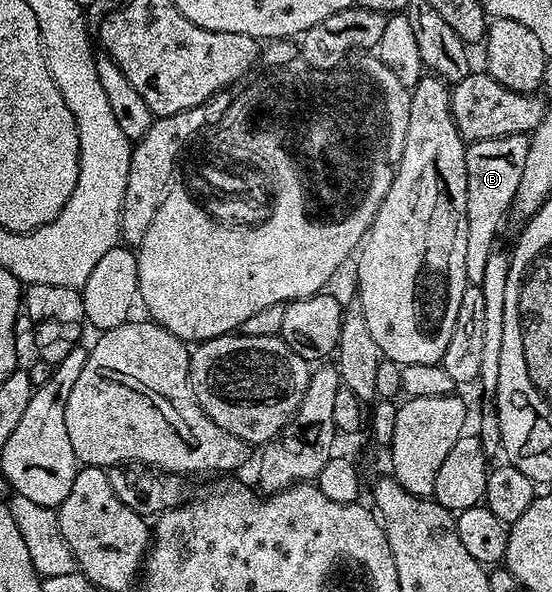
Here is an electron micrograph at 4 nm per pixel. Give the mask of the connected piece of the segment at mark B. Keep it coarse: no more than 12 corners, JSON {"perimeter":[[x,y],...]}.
{"perimeter":[[530,136],[467,145],[465,275],[482,285]]}

